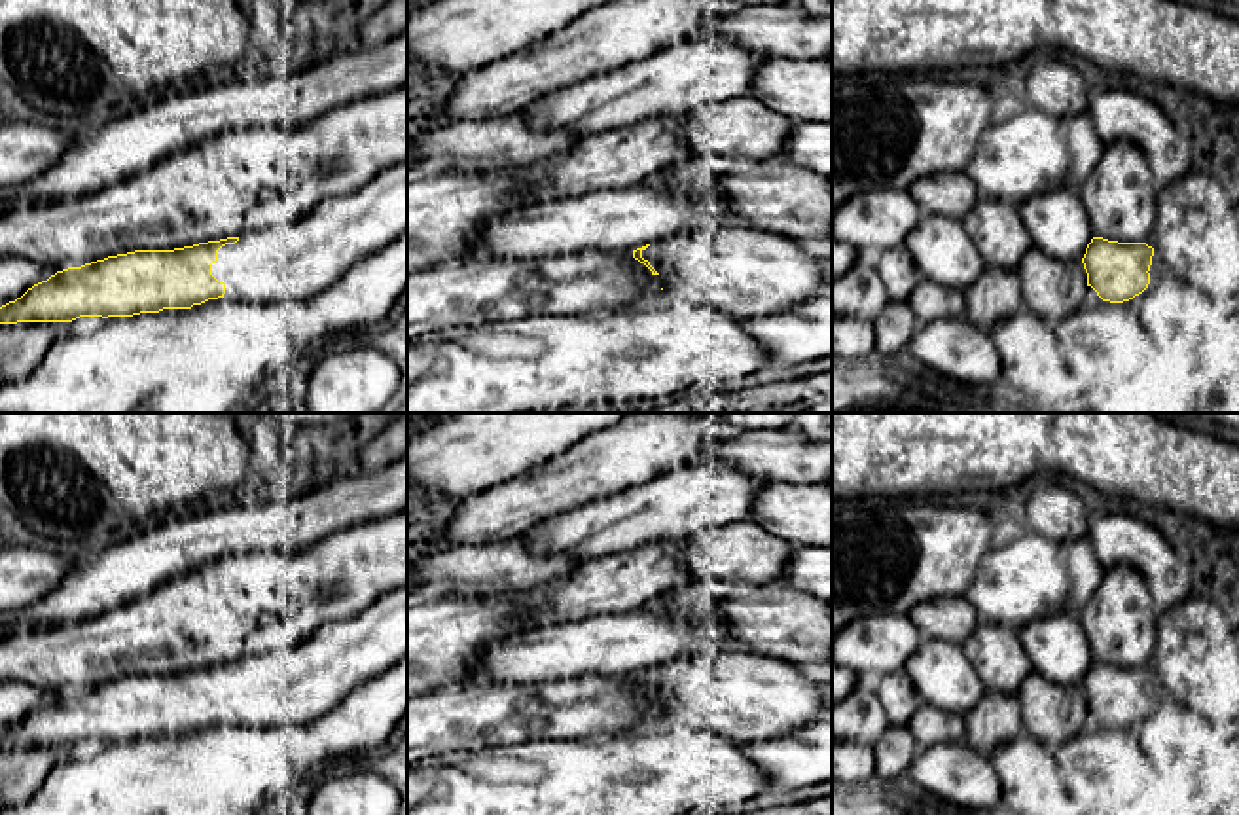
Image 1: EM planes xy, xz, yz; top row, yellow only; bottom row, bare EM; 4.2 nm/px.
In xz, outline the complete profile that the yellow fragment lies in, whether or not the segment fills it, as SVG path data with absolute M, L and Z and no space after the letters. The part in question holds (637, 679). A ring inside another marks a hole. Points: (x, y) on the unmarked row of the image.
M703 652L637 673L633 682L661 699L669 718L688 724L720 720L726 737L743 745L779 739L828 718L820 682L794 663L754 652Z

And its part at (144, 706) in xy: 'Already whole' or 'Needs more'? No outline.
Needs more

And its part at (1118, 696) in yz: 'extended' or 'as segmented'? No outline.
as segmented

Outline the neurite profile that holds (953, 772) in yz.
M966 739L917 751L907 777L926 794L964 809L991 809L1002 802L1002 788L991 760Z

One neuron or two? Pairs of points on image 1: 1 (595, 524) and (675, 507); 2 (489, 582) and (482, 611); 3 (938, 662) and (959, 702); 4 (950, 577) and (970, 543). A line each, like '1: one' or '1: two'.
1: one
2: two
3: one
4: one

